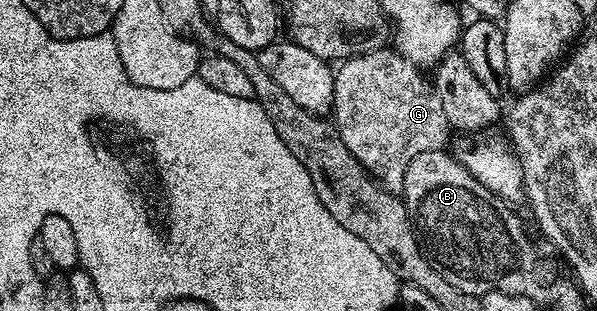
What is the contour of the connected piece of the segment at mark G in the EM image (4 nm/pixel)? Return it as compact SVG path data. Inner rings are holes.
M394 49L354 55L351 59L342 60L335 71L333 122L341 133L341 141L345 141L349 153L357 157L364 171L388 191L402 192L405 169L417 153L441 151L448 146L449 124L445 109L441 109L441 97L437 97L434 82L423 75L426 74L420 68Z

